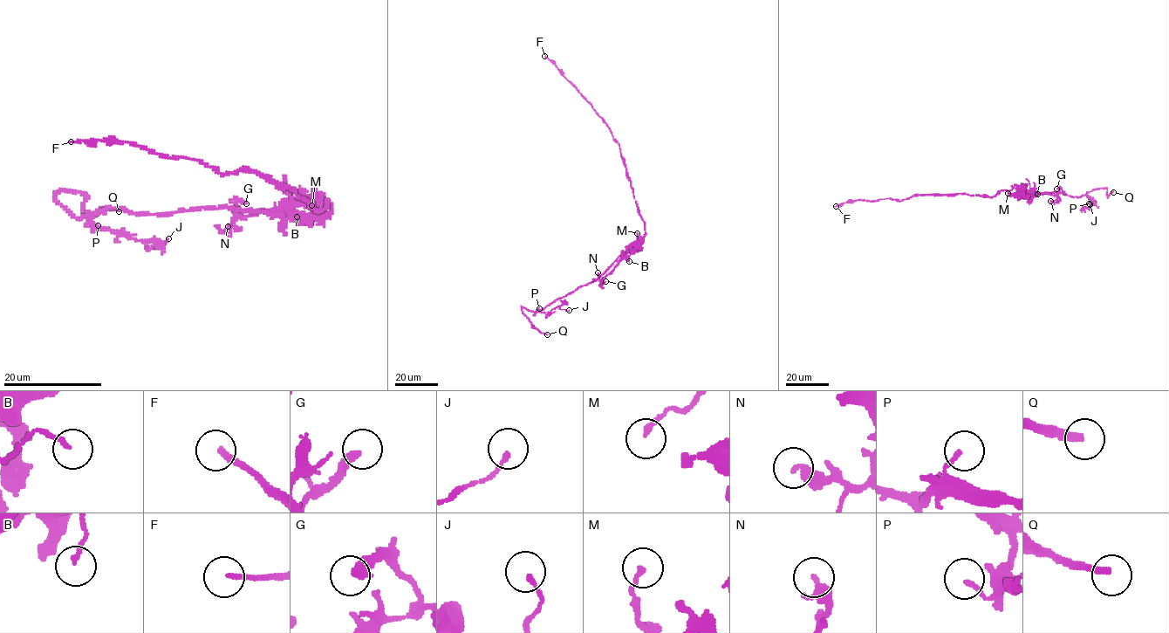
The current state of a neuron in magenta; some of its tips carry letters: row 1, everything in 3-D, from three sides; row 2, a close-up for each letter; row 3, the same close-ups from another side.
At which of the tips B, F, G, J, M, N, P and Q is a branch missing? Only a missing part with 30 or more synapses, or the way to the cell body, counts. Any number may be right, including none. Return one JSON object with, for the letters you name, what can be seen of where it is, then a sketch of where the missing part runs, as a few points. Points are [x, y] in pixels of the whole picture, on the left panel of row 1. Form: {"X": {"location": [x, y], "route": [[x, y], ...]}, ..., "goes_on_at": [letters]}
{"Q": {"location": [119, 211]}, "goes_on_at": ["Q"]}

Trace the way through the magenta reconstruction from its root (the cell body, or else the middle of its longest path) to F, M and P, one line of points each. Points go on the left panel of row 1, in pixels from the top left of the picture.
F: (329, 202), (317, 210), (289, 186), (256, 171), (222, 174), (200, 161), (161, 156), (130, 143), (71, 141)
M: (329, 202), (328, 215), (314, 207), (312, 195), (310, 201), (311, 205)
P: (329, 202), (327, 215), (299, 205), (270, 216), (226, 207), (153, 215), (105, 208), (90, 218), (98, 225)

